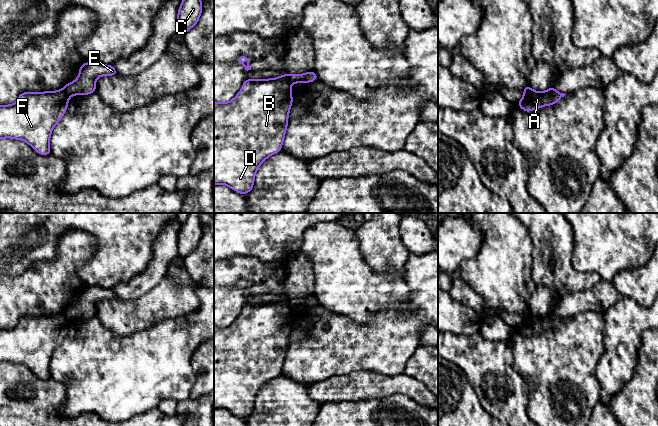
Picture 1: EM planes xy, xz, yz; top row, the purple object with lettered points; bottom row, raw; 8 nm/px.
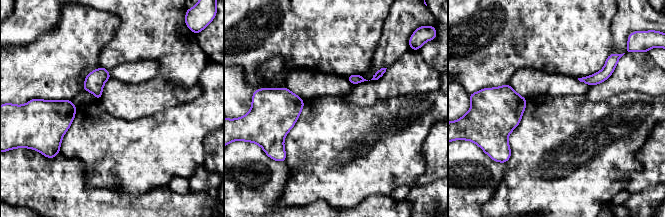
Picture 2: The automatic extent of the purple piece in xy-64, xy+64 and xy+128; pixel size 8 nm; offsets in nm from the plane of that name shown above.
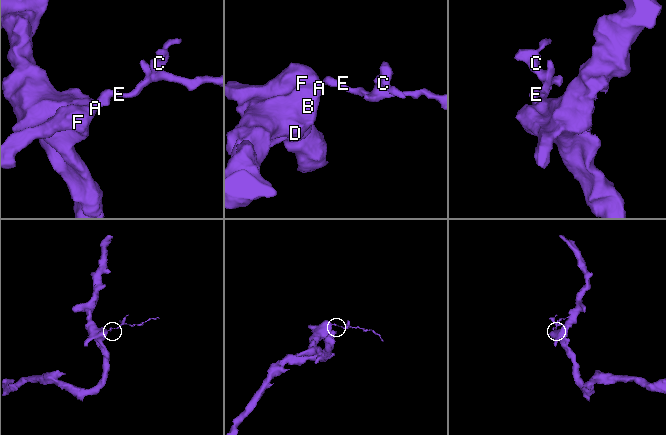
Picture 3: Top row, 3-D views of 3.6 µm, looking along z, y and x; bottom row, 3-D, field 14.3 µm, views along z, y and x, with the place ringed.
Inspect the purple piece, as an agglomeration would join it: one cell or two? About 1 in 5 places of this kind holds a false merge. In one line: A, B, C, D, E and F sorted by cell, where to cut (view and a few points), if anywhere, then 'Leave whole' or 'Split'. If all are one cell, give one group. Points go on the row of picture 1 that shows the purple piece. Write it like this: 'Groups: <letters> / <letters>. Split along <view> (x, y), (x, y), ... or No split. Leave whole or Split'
Groups: A B D F / C E. Split along xz (288, 75), (292, 82). Split

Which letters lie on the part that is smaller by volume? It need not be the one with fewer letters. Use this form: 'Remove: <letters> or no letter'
Remove: C, E

